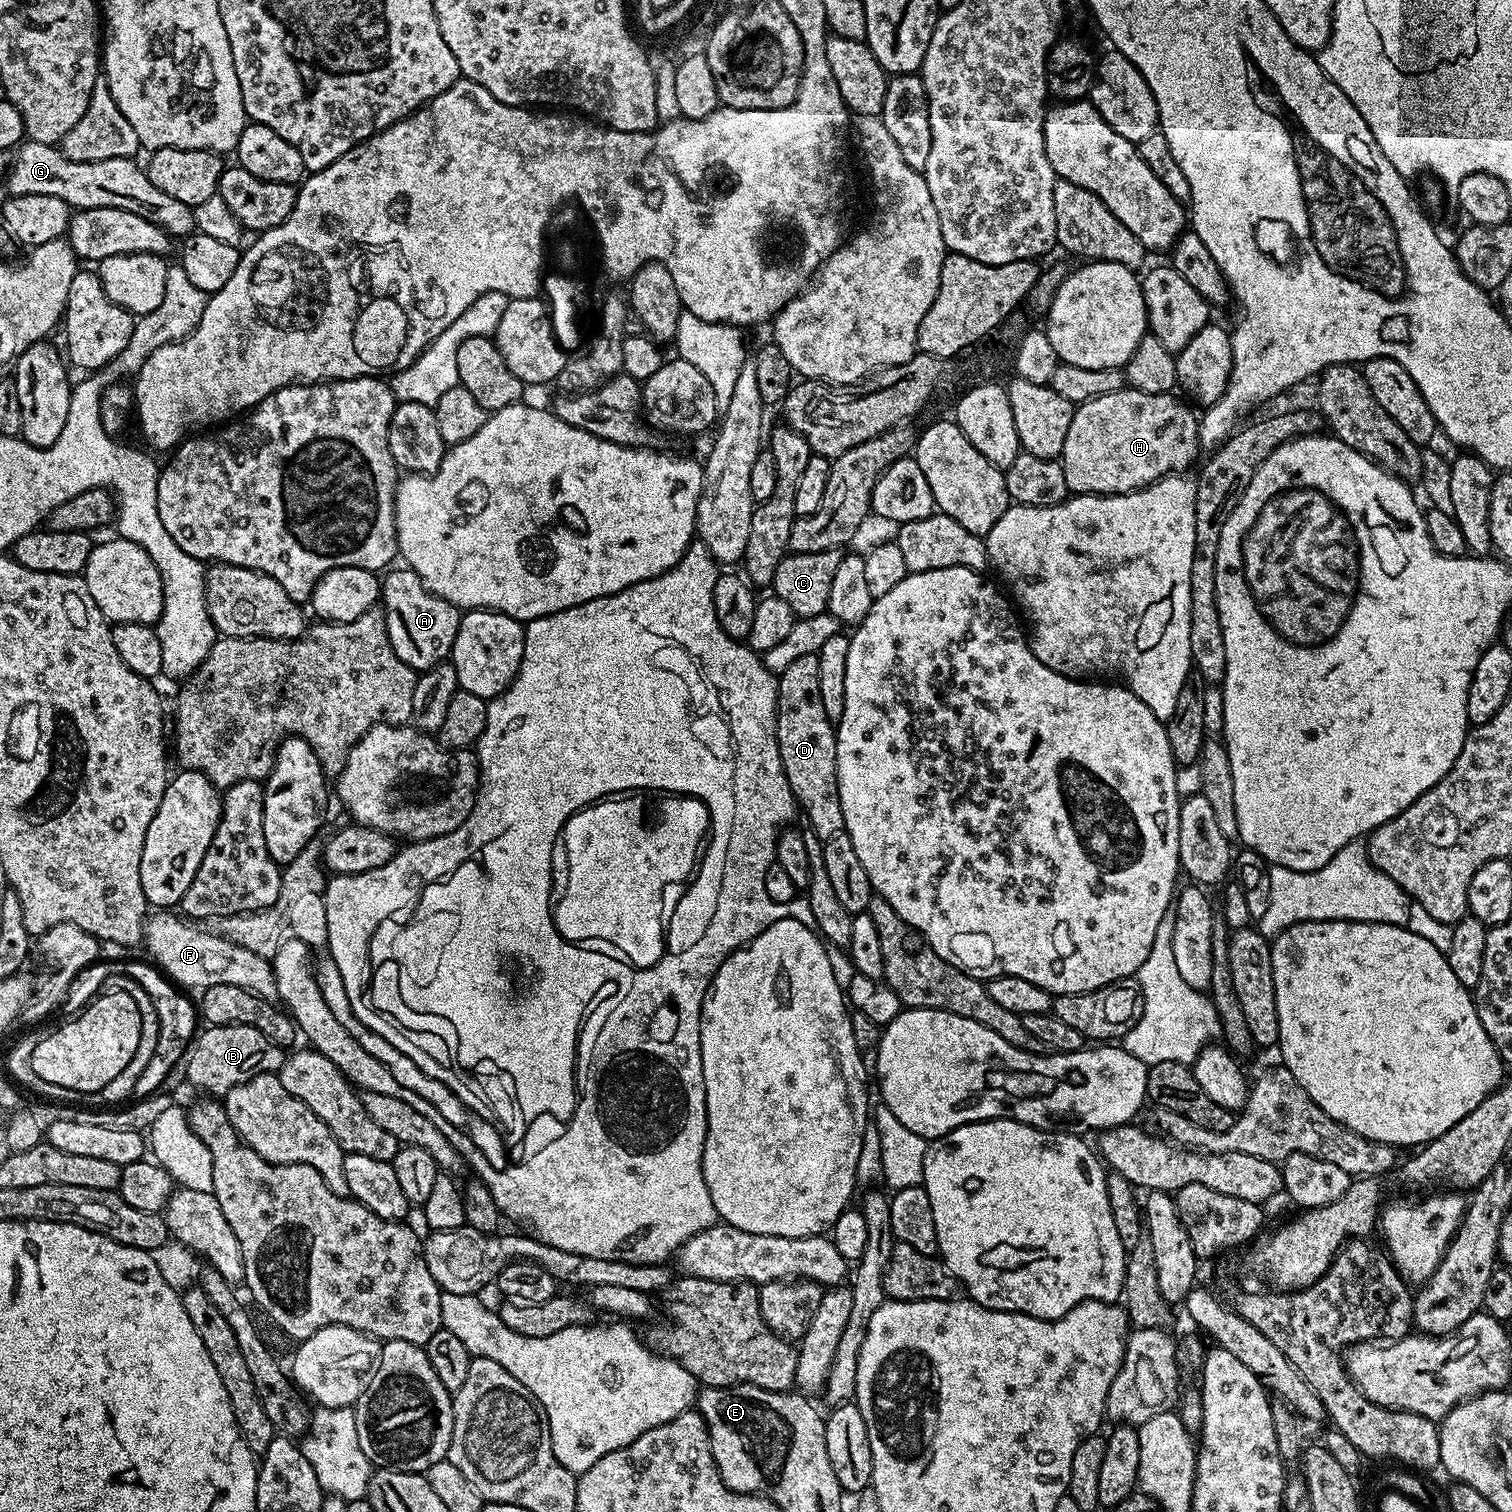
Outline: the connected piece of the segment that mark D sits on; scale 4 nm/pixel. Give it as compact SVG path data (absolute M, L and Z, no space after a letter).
M805 654L779 673L776 685L776 737L778 754L782 754L782 766L790 782L790 790L802 816L808 819L807 827L821 838L844 831L842 802L838 798L838 774L836 773L836 729L834 721L826 718L822 706L822 694L818 687L818 658L816 654Z

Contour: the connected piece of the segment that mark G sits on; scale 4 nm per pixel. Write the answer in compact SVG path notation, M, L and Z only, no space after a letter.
M25 139L15 149L11 168L8 170L8 196L22 194L54 194L54 198L62 198L73 210L81 208L117 208L130 210L130 214L138 214L138 218L146 218L146 222L154 222L162 230L166 230L173 238L187 238L192 235L196 219L186 202L178 202L178 198L170 198L170 194L158 190L154 182L150 182L147 171L136 165L132 158L106 158L102 162L74 162L64 155L57 145L43 144Z

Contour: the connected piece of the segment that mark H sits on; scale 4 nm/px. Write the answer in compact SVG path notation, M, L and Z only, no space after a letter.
M1127 386L1114 394L1102 394L1102 398L1075 405L1070 431L1058 457L1069 493L1117 496L1137 492L1164 476L1187 473L1196 455L1202 452L1200 421L1191 410L1172 392L1142 394Z

